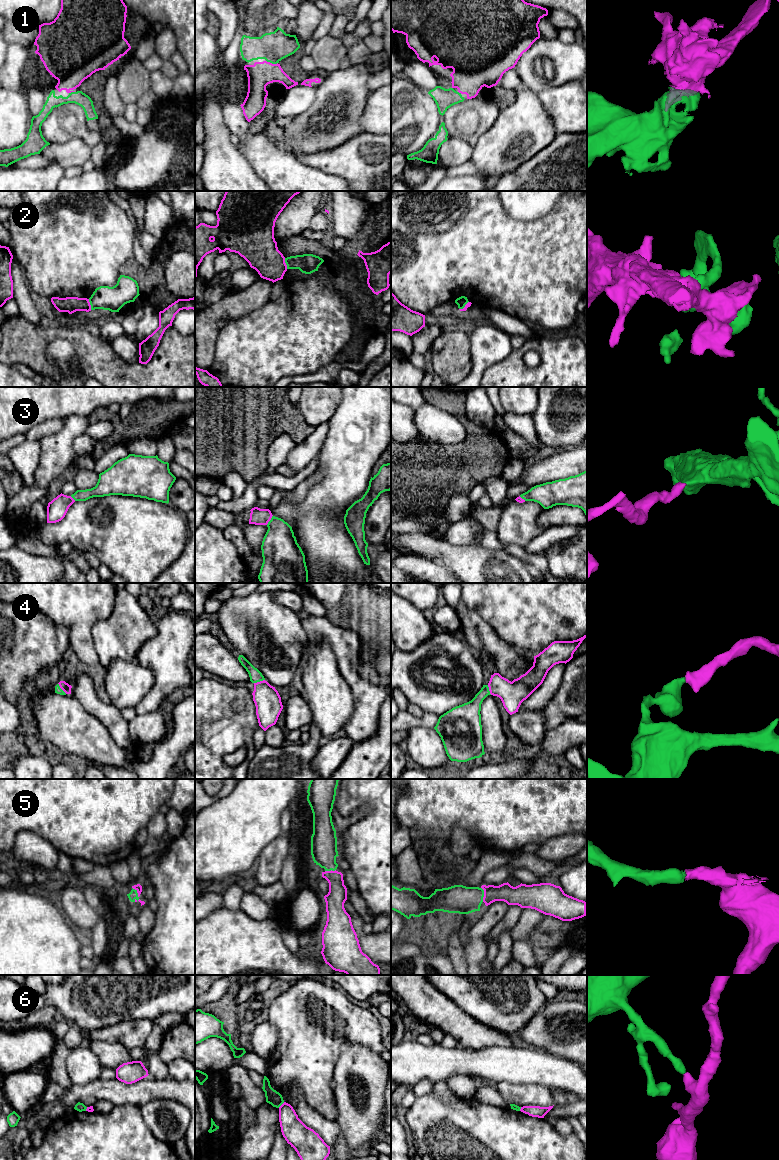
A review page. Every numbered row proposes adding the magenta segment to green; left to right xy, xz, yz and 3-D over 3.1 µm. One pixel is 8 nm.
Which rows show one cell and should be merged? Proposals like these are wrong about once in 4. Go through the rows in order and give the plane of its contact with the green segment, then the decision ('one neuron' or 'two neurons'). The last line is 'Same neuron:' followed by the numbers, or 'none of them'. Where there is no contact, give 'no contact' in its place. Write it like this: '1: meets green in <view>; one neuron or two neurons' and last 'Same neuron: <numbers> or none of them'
1: meets green in xz; one neuron
2: meets green in xy; two neurons
3: meets green in xz; one neuron
4: meets green in xz; one neuron
5: meets green in yz; one neuron
6: meets green in xz; two neurons
Same neuron: 1, 3, 4, 5

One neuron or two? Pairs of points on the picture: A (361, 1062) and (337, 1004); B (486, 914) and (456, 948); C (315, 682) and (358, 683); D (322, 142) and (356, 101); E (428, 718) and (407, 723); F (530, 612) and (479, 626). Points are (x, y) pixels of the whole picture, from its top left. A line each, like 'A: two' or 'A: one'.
A: two
B: two
C: two
D: one
E: one
F: two

